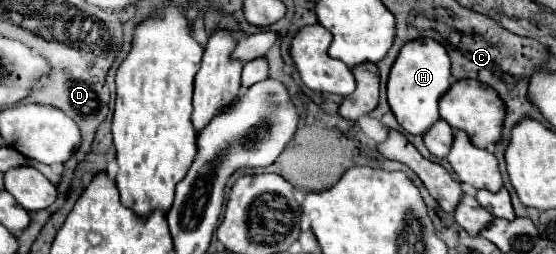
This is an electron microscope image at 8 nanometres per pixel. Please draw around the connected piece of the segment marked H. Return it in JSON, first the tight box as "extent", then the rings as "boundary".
{"extent":[387,37,451,135],"boundary":[[[421,37],[401,47],[387,81],[387,99],[399,125],[411,135],[423,135],[439,119],[439,99],[451,87],[451,61],[441,43]]]}

